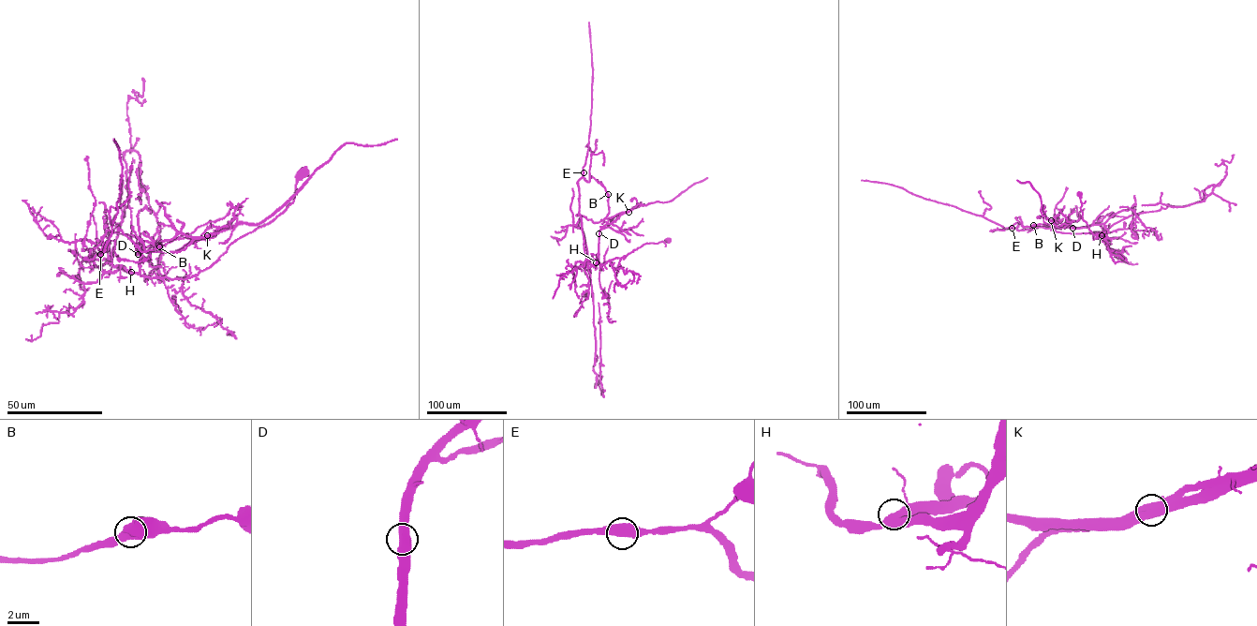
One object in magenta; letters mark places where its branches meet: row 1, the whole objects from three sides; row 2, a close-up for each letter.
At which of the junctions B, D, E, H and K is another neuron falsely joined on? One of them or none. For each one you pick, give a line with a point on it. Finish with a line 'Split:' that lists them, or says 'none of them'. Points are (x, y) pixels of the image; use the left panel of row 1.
K: place (207, 235)
Split: K

